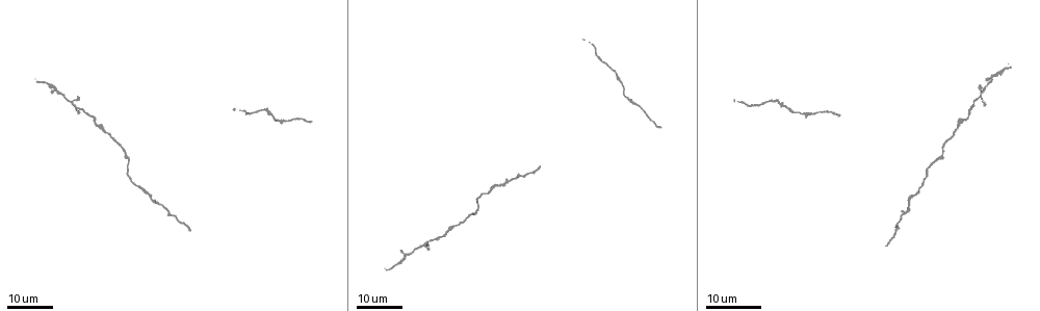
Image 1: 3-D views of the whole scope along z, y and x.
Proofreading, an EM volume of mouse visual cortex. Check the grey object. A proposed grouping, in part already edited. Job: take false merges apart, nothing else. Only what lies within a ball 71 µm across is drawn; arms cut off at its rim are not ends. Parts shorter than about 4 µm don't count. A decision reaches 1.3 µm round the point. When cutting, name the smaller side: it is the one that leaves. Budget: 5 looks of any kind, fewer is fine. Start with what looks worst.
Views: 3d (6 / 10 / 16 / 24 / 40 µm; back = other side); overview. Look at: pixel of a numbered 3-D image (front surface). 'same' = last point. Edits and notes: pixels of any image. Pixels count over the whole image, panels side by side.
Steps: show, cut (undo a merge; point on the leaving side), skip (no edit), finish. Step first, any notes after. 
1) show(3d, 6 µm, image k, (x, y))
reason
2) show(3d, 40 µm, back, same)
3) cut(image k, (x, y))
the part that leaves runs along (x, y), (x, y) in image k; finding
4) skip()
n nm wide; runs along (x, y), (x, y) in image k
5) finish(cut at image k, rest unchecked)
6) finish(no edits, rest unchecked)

show(3d, 16 µm, image 1, (978, 98))
three-way junction

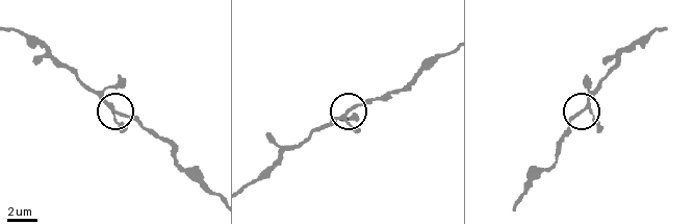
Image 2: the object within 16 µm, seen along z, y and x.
show(3d, 10 µm, image 2, (350, 109))

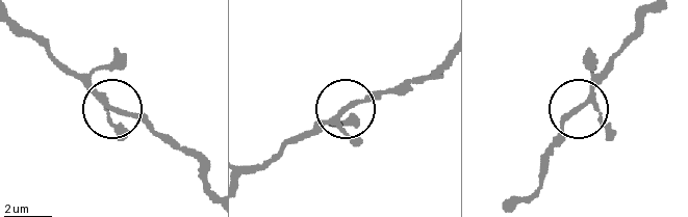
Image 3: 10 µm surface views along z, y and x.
skip()
runs along (444, 61), (436, 75), (408, 88), (349, 105), (309, 136) in image 3; continuous, no second neuron

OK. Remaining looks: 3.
show(3d, 24 µm, image 1, (126, 154))
sudden change in width

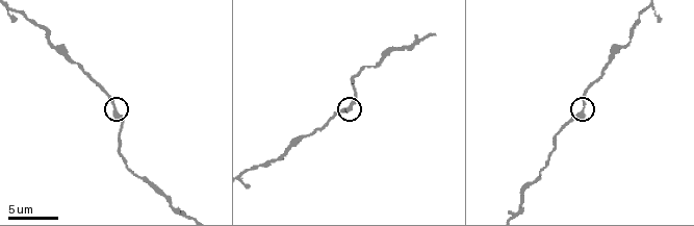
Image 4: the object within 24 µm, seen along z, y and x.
show(3d, 6 µm, image 4, (114, 109))

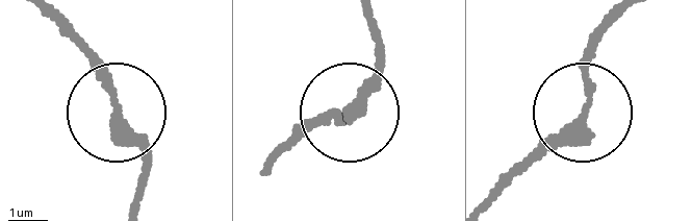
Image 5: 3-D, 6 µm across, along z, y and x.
show(3d, 6 µm, back, image 5, (117, 113))
from behind

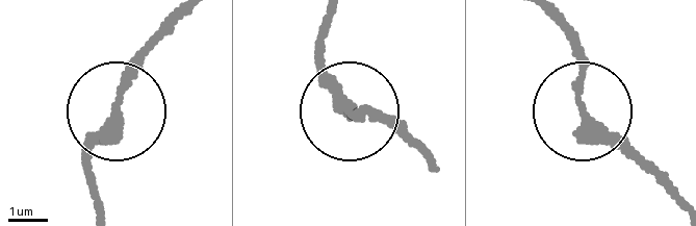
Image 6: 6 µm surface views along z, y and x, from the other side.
skip()
runs along (95, 195), (95, 142), (118, 85), (160, 39) in image 6; all the same neuron

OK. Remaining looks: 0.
finish(no edits, rest unchecked)

